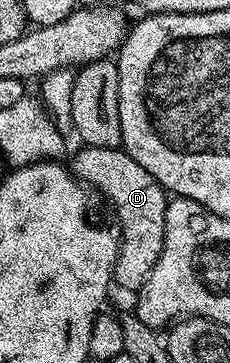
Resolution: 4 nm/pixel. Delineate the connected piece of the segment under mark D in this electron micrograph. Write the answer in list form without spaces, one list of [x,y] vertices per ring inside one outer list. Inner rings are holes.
[[[84,145],[79,149],[81,151],[70,162],[72,174],[87,184],[93,192],[101,191],[108,198],[108,203],[120,222],[120,248],[116,261],[112,264],[115,286],[125,287],[131,293],[139,292],[150,277],[154,265],[158,265],[158,257],[162,253],[169,196],[164,186],[153,175],[146,173],[146,169],[142,169],[142,165],[138,165],[138,161],[134,161],[134,157],[130,157],[120,147]]]

